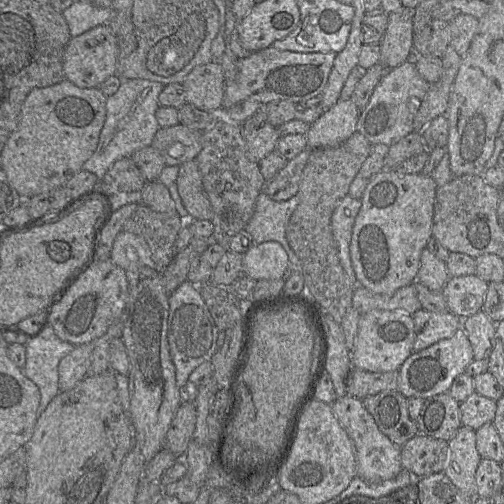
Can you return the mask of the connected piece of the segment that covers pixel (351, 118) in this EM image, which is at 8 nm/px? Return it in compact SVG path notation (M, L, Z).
M352 94L348 100L336 100L309 126L307 146L311 149L336 144L358 132L358 110L352 105Z

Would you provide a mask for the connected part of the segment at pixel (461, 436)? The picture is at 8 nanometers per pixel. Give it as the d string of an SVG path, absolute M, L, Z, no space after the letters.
M460 426L447 441L443 473L463 494L477 497L477 472L480 464L476 430Z

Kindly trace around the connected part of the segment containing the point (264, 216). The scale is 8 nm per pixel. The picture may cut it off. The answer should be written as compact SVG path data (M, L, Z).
M265 192L256 200L254 214L245 227L254 243L276 241L280 243L290 258L283 279L288 280L291 272L298 272L298 256L289 242L289 223L295 208L295 196L284 201L274 201Z

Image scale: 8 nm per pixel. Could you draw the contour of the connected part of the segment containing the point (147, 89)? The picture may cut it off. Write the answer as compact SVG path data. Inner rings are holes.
M146 79L123 80L113 95L107 96L106 118L101 129L97 147L83 164L82 170L95 174L99 181L117 160L130 157L135 151L151 146L160 126L156 120L156 110L160 106L158 96L165 85Z

